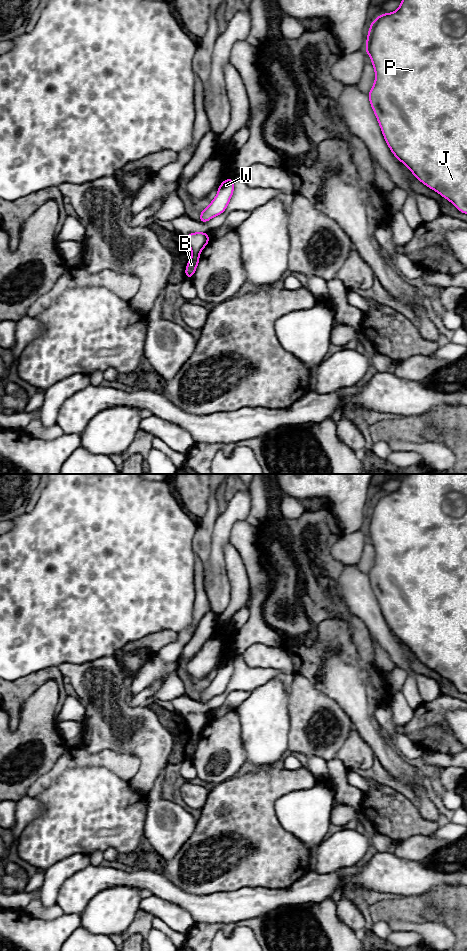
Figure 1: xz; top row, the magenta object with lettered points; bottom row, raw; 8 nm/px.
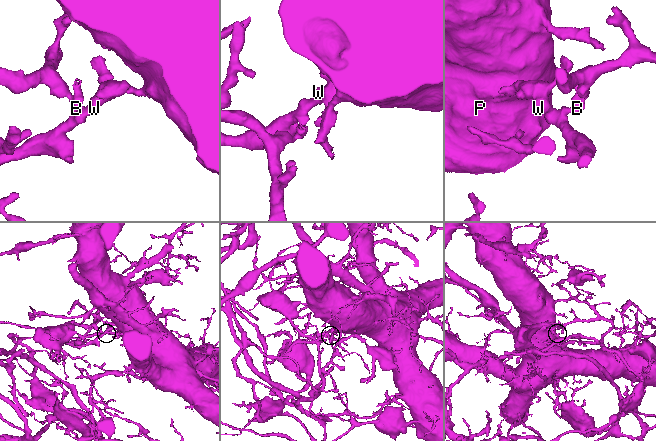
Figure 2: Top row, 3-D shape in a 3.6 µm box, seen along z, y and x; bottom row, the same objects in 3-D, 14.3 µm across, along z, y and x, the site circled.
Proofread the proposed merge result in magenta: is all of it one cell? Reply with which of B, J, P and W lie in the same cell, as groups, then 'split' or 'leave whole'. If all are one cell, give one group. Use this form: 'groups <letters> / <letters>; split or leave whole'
groups B / J P W; split

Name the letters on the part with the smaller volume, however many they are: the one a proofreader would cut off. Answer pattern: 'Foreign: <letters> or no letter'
Foreign: B

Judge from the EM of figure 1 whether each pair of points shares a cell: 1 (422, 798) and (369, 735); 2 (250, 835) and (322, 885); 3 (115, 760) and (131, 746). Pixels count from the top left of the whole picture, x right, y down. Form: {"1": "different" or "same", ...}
{"1": "same", "2": "different", "3": "different"}

